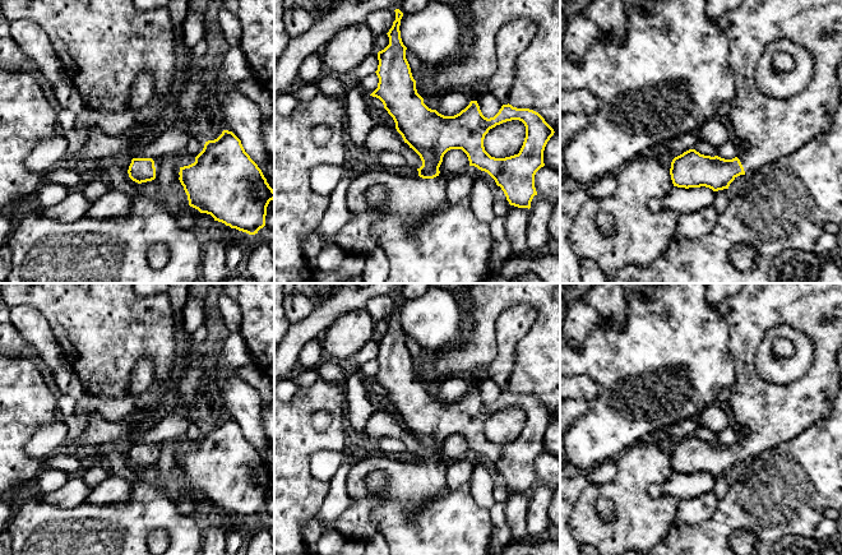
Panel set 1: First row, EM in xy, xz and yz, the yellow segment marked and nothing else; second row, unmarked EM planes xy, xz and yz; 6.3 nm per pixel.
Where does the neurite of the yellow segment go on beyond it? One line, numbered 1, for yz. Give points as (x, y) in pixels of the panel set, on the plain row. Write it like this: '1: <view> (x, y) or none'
1: yz (766, 415)

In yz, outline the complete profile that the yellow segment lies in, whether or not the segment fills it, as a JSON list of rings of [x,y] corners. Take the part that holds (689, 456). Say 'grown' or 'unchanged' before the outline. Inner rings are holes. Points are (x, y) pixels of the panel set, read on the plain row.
grown; [[[745,283],[737,293],[725,299],[718,310],[726,319],[728,351],[736,371],[728,403],[739,438],[732,445],[704,441],[695,435],[675,443],[670,461],[677,473],[705,472],[713,477],[728,475],[737,462],[751,461],[825,417],[839,390],[837,355],[842,347],[842,283]],[[779,324],[805,333],[814,344],[811,367],[802,378],[787,385],[765,383],[754,366],[754,356],[765,332]]]

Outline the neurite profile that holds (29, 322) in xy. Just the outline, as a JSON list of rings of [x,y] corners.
[[[17,305],[10,307],[9,323],[34,347],[45,374],[54,380],[59,393],[65,394],[73,378],[73,370],[47,319],[33,306]]]

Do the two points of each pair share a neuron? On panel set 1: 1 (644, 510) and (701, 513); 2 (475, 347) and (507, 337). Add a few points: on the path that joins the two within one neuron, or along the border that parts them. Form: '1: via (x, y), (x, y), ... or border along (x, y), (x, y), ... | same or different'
1: border along (681, 499), (671, 522) | different
2: border along (503, 311), (495, 323), (496, 355), (486, 366) | different

